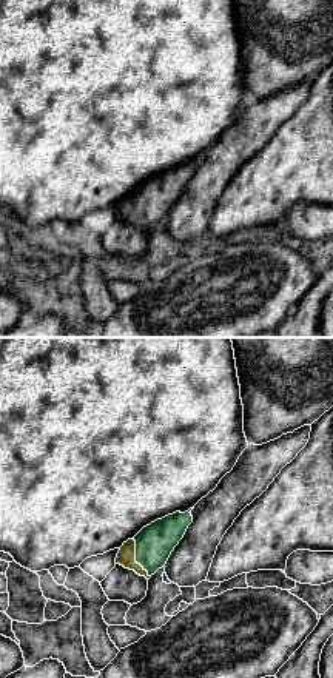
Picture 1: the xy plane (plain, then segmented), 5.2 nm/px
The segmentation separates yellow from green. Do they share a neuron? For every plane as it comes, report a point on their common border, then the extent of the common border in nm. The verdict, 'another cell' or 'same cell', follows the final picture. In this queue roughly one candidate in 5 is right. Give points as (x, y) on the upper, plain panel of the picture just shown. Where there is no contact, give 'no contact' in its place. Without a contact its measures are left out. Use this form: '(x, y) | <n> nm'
(134, 211) | 220 nm

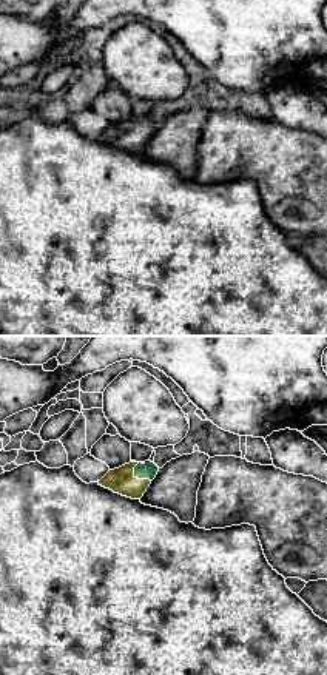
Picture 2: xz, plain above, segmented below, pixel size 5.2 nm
(136, 133) | 120 nm

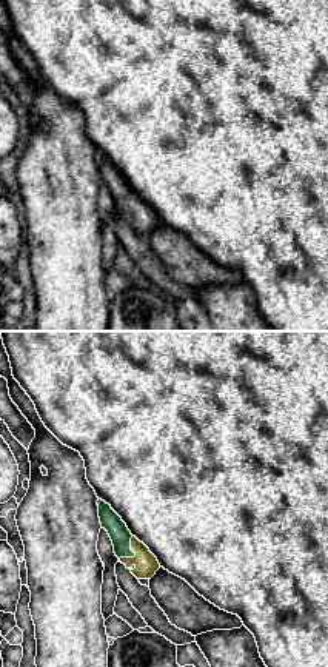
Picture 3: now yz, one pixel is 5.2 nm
(134, 207) | 150 nm

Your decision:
same cell

